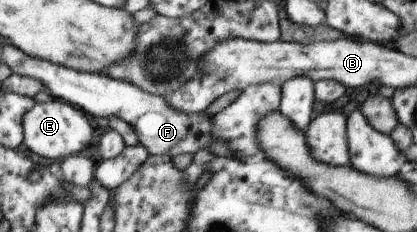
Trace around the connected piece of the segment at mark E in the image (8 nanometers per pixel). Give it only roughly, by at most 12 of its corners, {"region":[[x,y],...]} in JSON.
{"region":[[52,99],[23,120],[26,147],[55,163],[93,137],[87,115]]}

